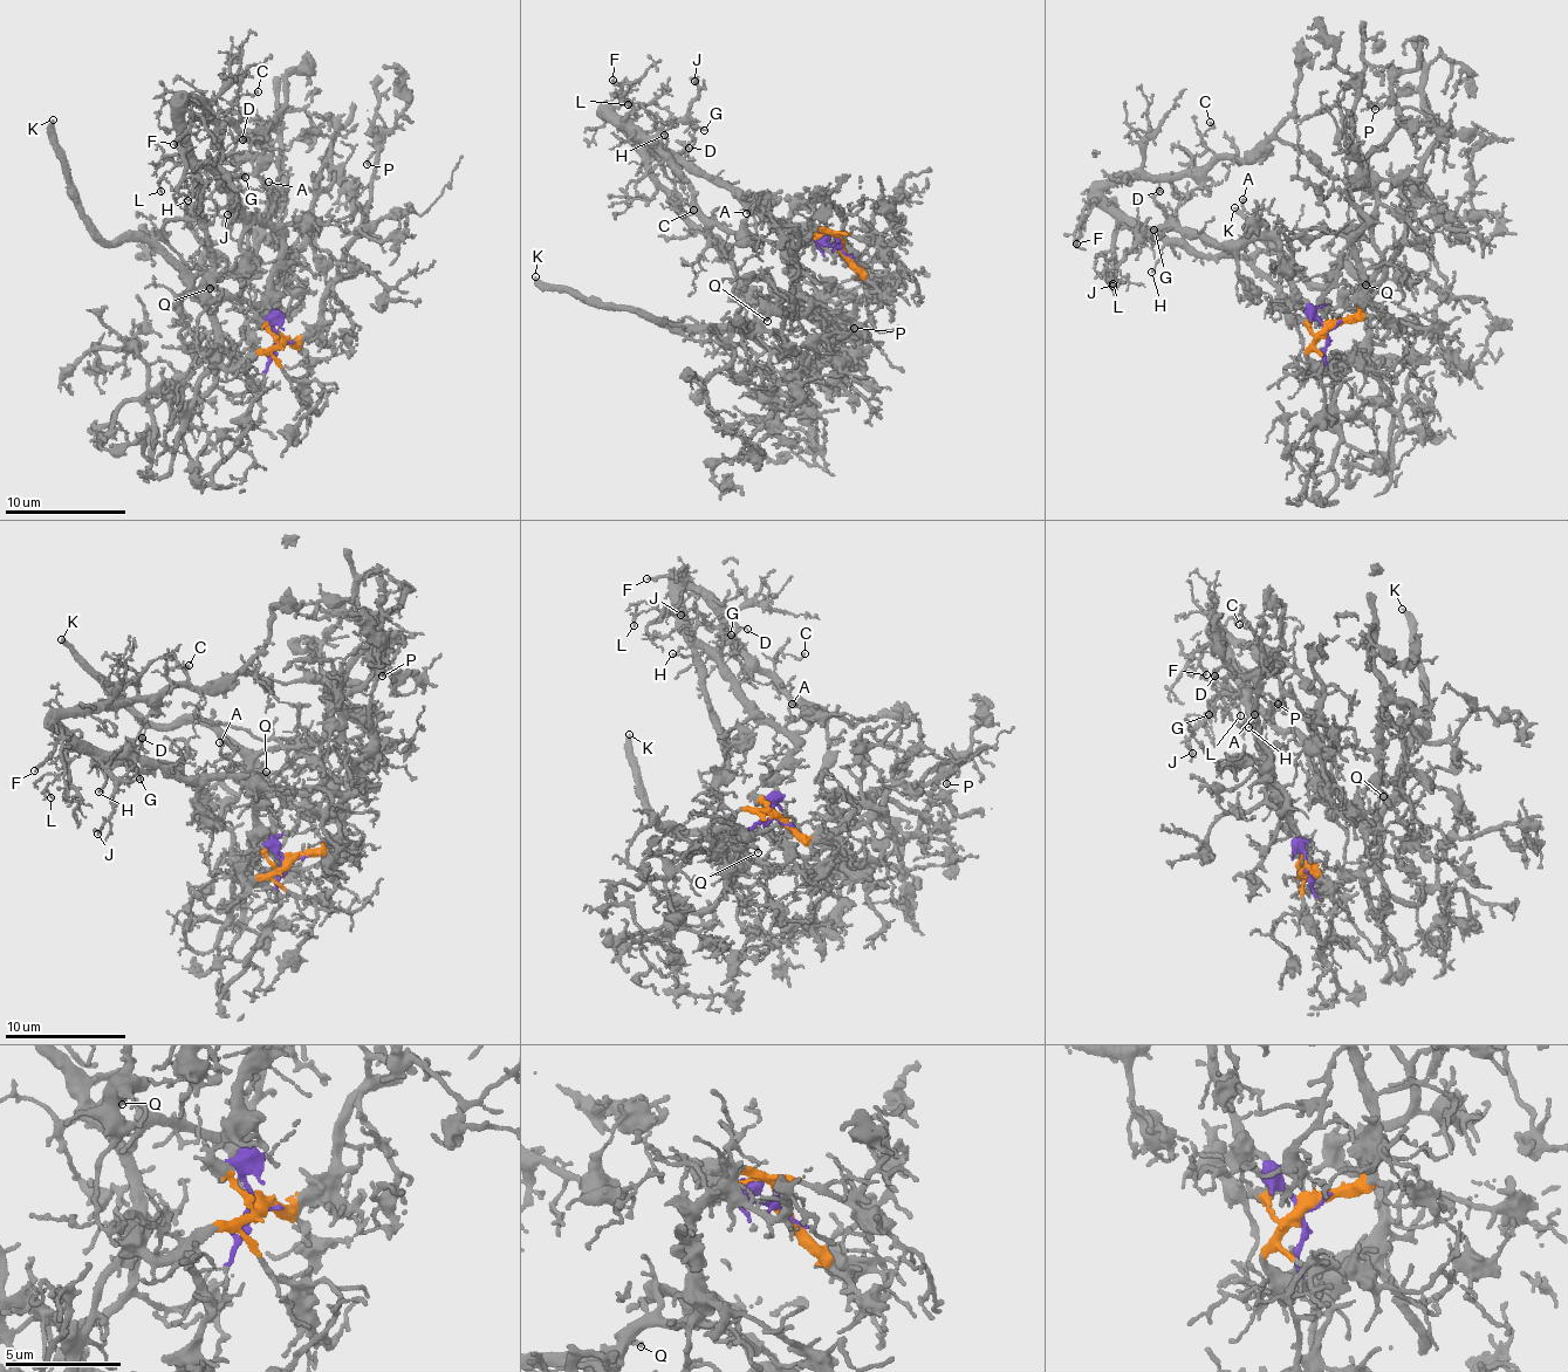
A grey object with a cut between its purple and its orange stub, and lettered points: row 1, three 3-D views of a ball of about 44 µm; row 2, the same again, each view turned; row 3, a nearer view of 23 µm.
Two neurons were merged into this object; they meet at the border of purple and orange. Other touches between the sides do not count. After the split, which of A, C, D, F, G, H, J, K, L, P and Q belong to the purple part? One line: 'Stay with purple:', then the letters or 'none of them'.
Stay with purple: A, C, D, F, G, H, J, L

